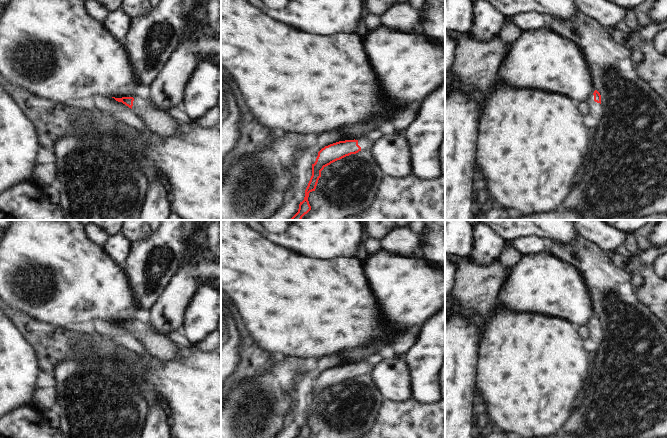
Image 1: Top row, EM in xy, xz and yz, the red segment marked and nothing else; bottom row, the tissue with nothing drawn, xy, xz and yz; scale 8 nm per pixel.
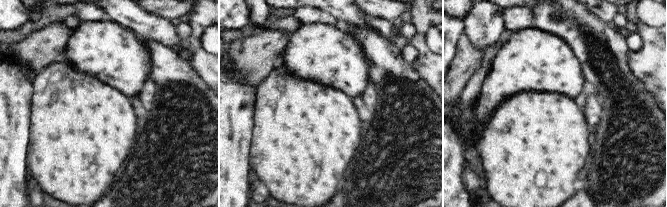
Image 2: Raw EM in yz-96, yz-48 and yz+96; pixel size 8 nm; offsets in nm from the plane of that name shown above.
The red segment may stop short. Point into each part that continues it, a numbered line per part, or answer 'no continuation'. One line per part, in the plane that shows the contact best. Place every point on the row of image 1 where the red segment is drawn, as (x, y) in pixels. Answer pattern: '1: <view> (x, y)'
1: yz (595, 109)

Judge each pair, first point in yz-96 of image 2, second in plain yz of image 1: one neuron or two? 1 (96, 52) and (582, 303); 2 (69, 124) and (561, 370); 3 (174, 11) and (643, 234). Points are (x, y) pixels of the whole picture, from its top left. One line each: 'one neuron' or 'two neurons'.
1: one neuron
2: one neuron
3: two neurons

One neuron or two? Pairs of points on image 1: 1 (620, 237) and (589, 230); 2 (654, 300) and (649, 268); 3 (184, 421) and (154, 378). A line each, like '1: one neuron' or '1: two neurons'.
1: one neuron
2: one neuron
3: one neuron

